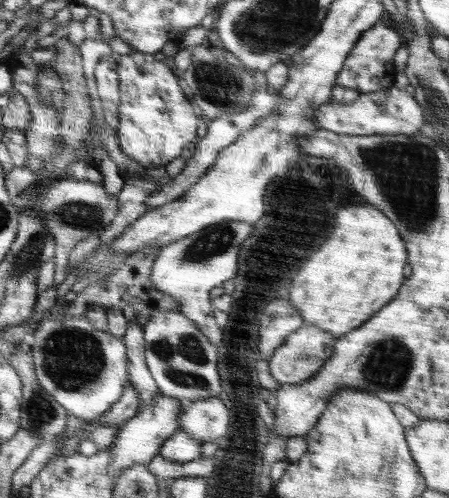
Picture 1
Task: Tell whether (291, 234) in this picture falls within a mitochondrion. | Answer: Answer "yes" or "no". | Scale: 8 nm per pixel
no

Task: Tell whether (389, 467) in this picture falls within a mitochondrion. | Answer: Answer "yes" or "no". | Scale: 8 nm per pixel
yes

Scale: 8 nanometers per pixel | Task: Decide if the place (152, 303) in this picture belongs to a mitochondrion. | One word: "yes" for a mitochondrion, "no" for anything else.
no

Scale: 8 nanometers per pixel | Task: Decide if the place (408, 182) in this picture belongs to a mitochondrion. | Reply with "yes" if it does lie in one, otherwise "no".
yes

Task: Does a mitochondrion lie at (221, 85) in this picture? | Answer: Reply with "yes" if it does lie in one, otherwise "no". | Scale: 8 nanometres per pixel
yes

